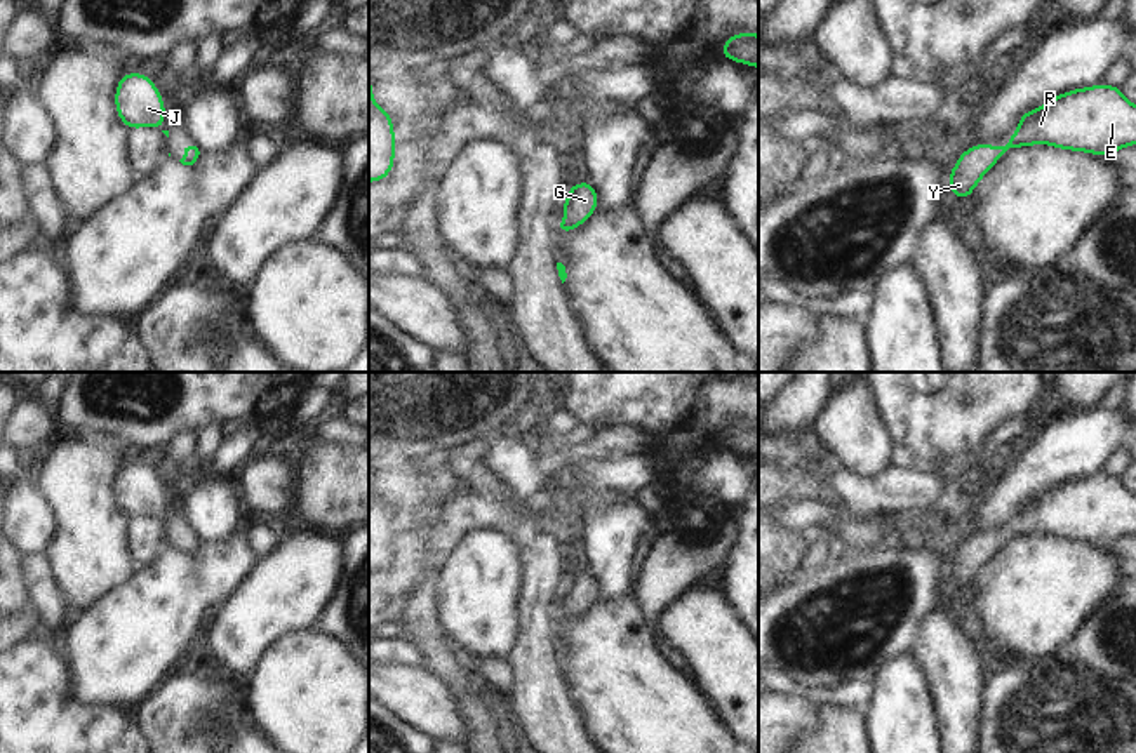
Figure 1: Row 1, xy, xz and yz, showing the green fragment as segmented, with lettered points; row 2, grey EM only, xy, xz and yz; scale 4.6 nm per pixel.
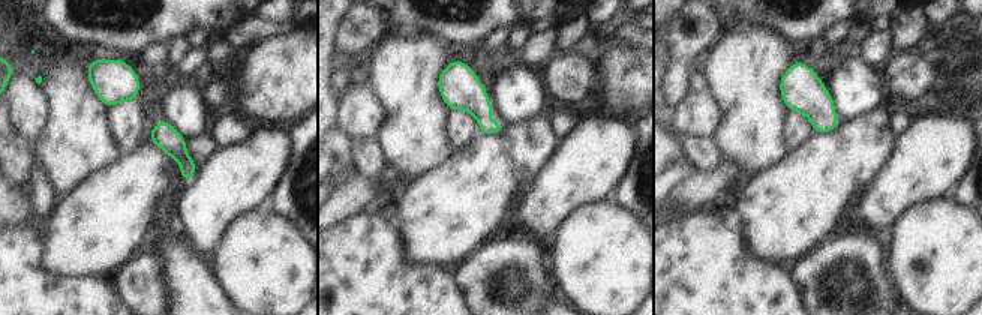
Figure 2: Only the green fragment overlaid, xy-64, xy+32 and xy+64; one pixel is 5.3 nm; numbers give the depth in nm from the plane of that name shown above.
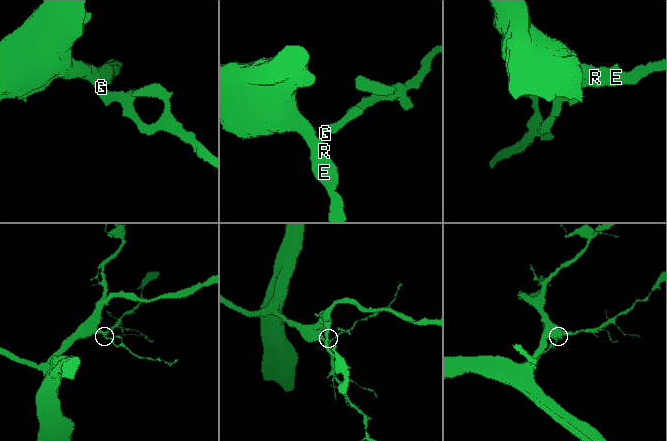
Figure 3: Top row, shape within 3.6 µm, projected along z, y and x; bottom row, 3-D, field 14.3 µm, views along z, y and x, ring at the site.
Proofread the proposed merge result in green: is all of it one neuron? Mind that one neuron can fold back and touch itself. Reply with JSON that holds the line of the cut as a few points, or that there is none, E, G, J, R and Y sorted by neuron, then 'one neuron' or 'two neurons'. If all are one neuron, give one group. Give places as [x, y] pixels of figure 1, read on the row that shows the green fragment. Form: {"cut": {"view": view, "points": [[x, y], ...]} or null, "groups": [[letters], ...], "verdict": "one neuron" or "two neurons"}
{"cut": null, "groups": [["E", "G", "J", "R", "Y"]], "verdict": "one neuron"}

